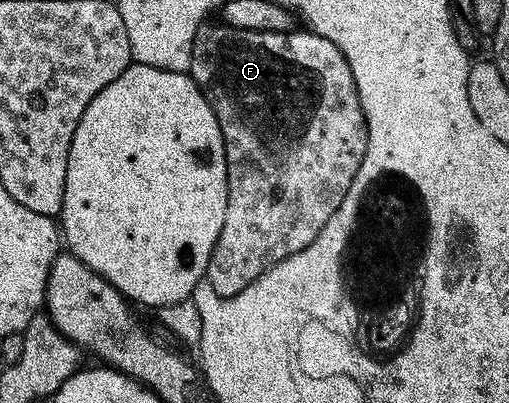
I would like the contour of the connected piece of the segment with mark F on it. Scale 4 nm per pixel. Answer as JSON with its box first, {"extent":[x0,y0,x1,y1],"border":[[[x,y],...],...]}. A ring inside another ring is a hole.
{"extent":[190,22,368,296],"border":[[[204,22],[190,39],[190,45],[192,45],[190,75],[194,83],[200,87],[200,93],[212,103],[212,109],[218,118],[218,126],[222,130],[222,138],[224,139],[226,170],[228,171],[226,218],[222,222],[218,242],[214,242],[214,250],[210,254],[206,273],[206,279],[210,282],[210,286],[214,286],[214,294],[219,296],[233,296],[246,290],[246,286],[250,286],[250,282],[254,282],[254,278],[258,278],[265,270],[273,268],[275,264],[294,254],[298,254],[298,250],[310,246],[310,242],[314,242],[314,238],[318,238],[322,226],[326,226],[326,222],[330,222],[330,214],[334,214],[334,210],[338,210],[338,206],[342,206],[342,198],[346,198],[354,174],[358,174],[358,166],[366,154],[368,127],[364,125],[364,111],[356,93],[356,86],[352,81],[352,72],[348,69],[344,55],[340,53],[334,42],[319,39],[316,33],[311,30],[303,31],[252,32],[246,29],[232,28],[223,22],[216,22],[216,24]],[[300,56],[313,56],[316,60],[324,59],[324,69],[316,68],[313,72],[303,72],[300,69]]]}

